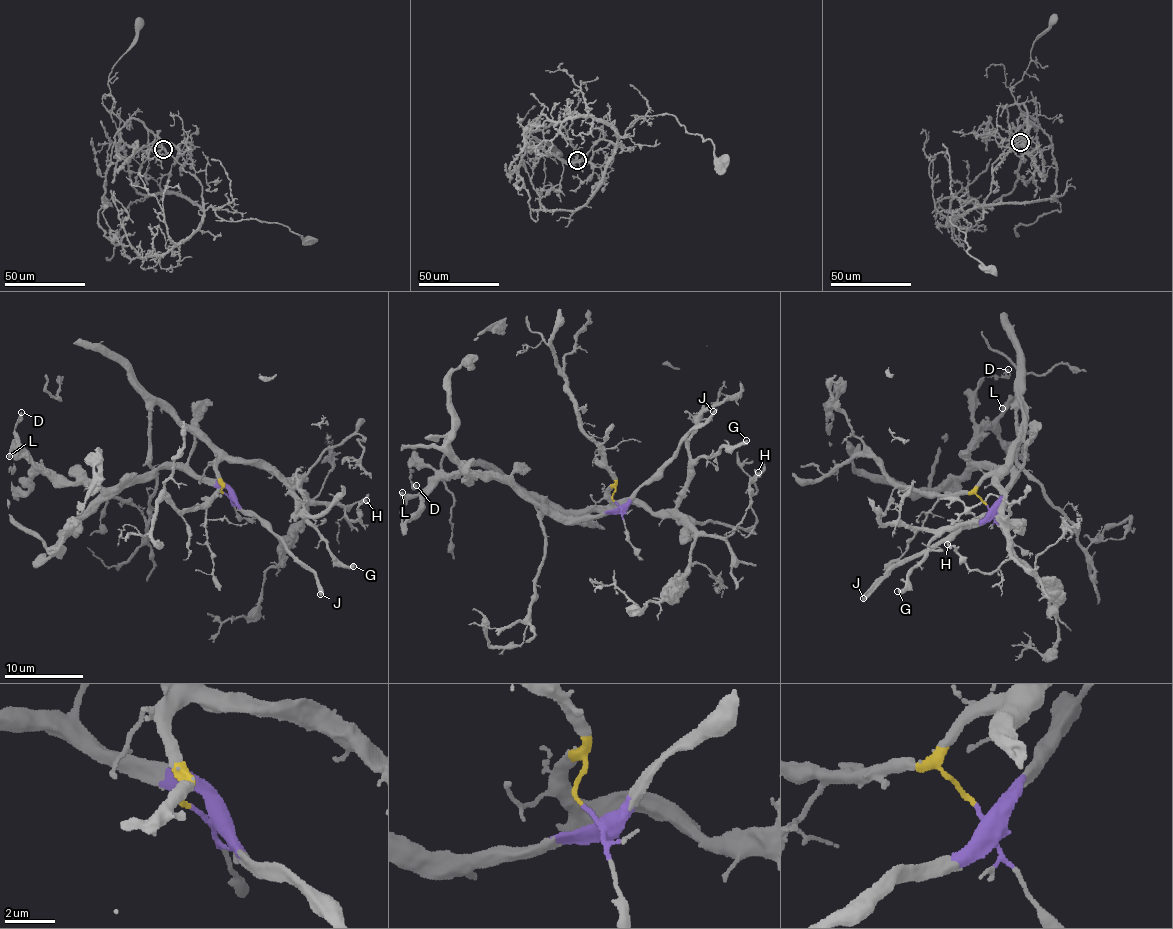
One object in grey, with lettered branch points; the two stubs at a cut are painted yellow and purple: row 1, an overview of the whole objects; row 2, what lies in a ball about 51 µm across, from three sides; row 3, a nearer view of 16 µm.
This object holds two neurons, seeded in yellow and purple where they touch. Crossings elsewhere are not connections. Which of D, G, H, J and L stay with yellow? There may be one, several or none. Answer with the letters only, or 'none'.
G, H

